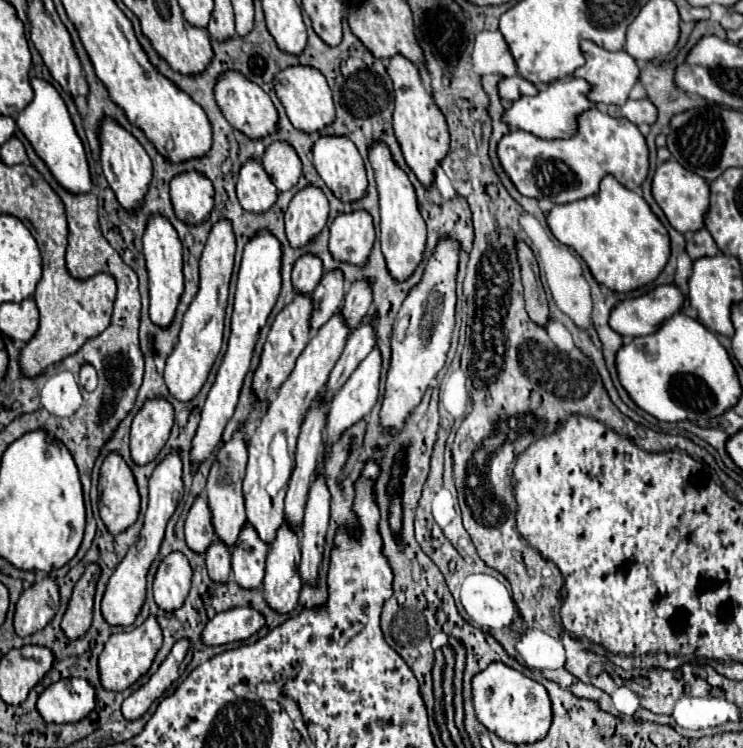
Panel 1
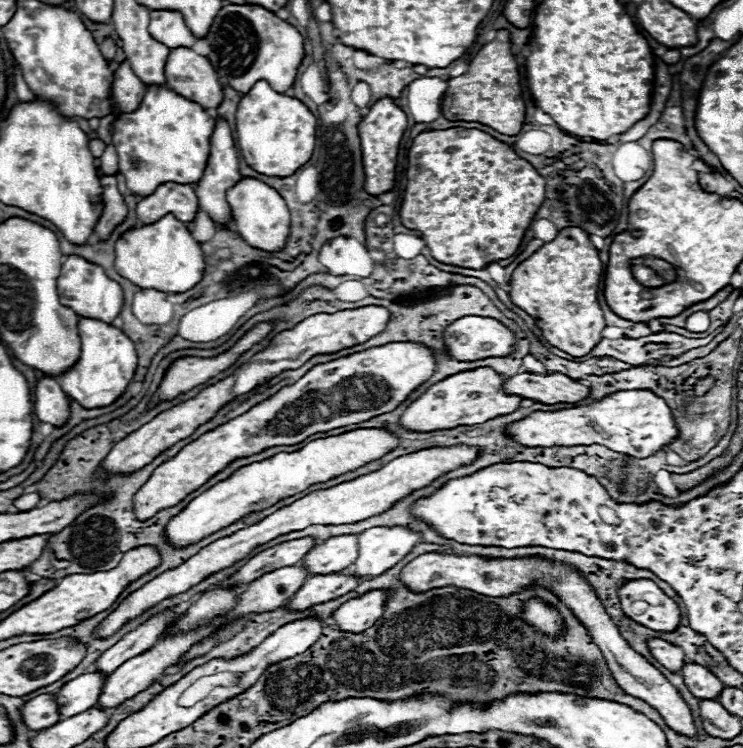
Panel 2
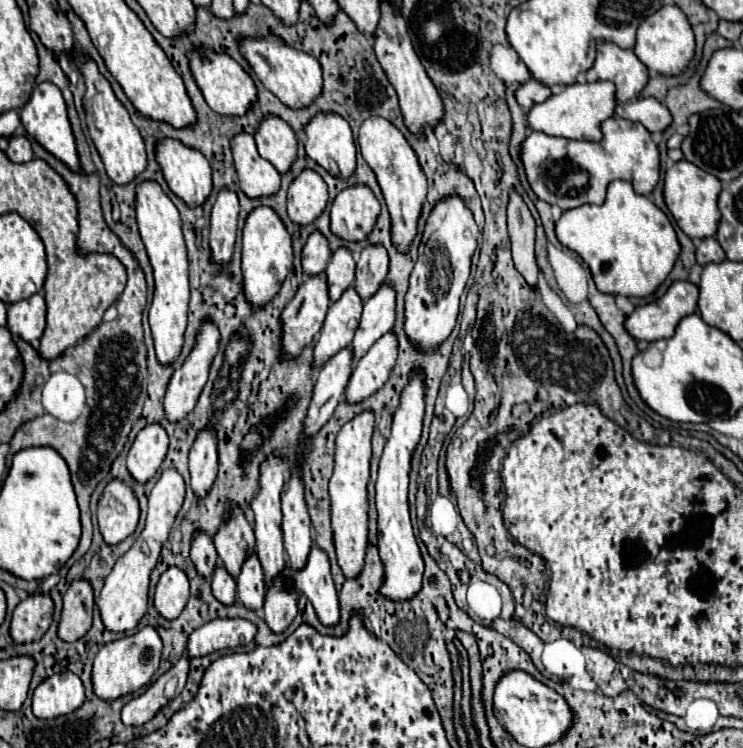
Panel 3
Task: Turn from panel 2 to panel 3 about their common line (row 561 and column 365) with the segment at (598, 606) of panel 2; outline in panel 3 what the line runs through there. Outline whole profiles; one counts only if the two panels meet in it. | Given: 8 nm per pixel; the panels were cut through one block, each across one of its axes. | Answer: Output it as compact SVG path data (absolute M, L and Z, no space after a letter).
M370 412L358 414L354 420L342 426L336 438L336 464L330 478L330 504L332 504L332 530L338 554L338 564L346 578L356 578L364 566L364 550L368 542L368 468L370 468L370 438L374 416Z

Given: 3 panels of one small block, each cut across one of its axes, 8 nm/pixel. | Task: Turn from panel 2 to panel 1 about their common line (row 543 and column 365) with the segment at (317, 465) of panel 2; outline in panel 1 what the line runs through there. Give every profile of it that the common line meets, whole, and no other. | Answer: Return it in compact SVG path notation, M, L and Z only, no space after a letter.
M346 136L320 138L312 148L312 158L314 158L314 166L320 174L320 178L326 182L326 186L334 192L334 196L338 200L352 204L352 202L360 202L366 196L368 178L366 178L362 156L360 156L360 152L352 140L348 140Z

